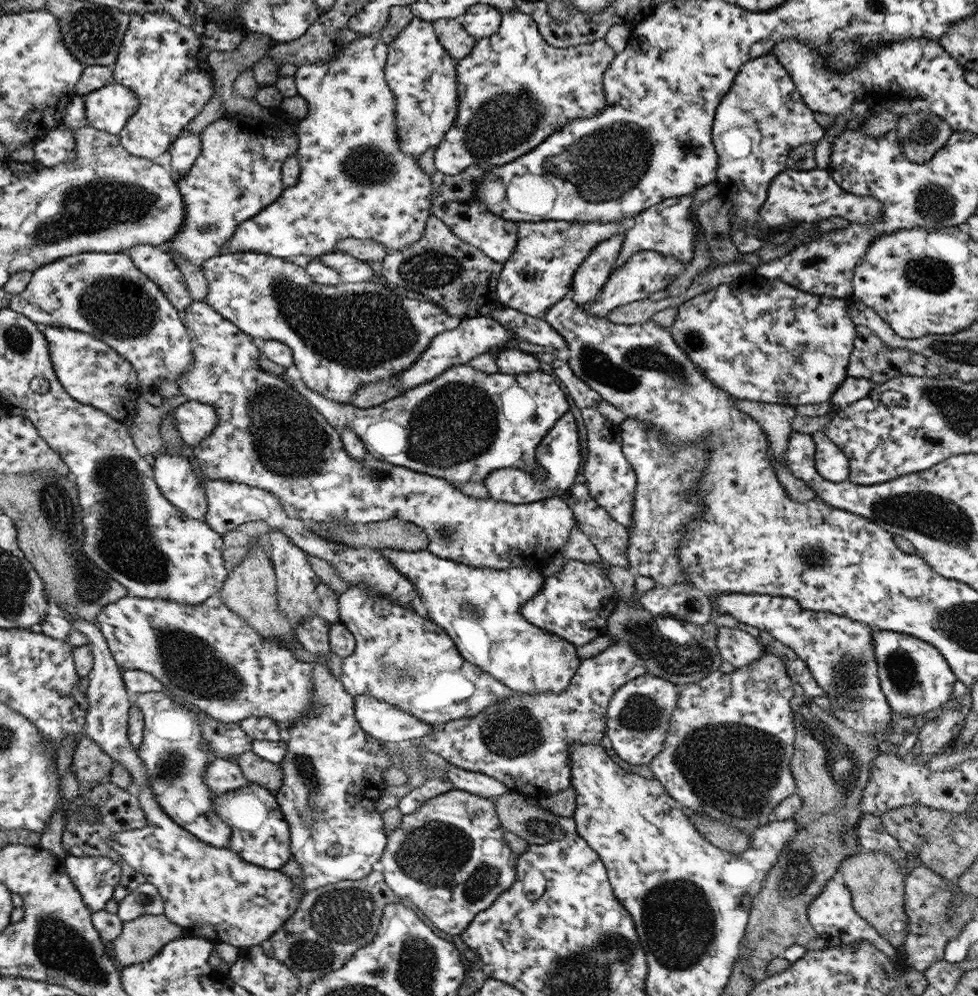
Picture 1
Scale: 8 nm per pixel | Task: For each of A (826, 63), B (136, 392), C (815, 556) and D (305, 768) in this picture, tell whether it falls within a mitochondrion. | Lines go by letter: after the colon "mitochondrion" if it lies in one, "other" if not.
A: other
B: other
C: mitochondrion
D: mitochondrion

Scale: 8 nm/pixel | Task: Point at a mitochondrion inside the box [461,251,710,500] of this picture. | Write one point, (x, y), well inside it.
(621, 372)

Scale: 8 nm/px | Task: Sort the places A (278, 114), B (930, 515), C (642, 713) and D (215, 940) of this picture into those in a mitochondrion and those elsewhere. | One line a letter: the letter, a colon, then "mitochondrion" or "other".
A: other
B: mitochondrion
C: mitochondrion
D: other

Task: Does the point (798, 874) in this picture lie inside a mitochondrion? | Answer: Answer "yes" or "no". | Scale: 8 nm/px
yes

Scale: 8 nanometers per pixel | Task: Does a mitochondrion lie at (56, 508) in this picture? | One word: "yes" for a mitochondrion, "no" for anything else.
yes

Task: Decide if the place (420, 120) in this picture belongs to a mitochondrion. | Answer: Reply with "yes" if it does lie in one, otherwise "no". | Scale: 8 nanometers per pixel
yes

